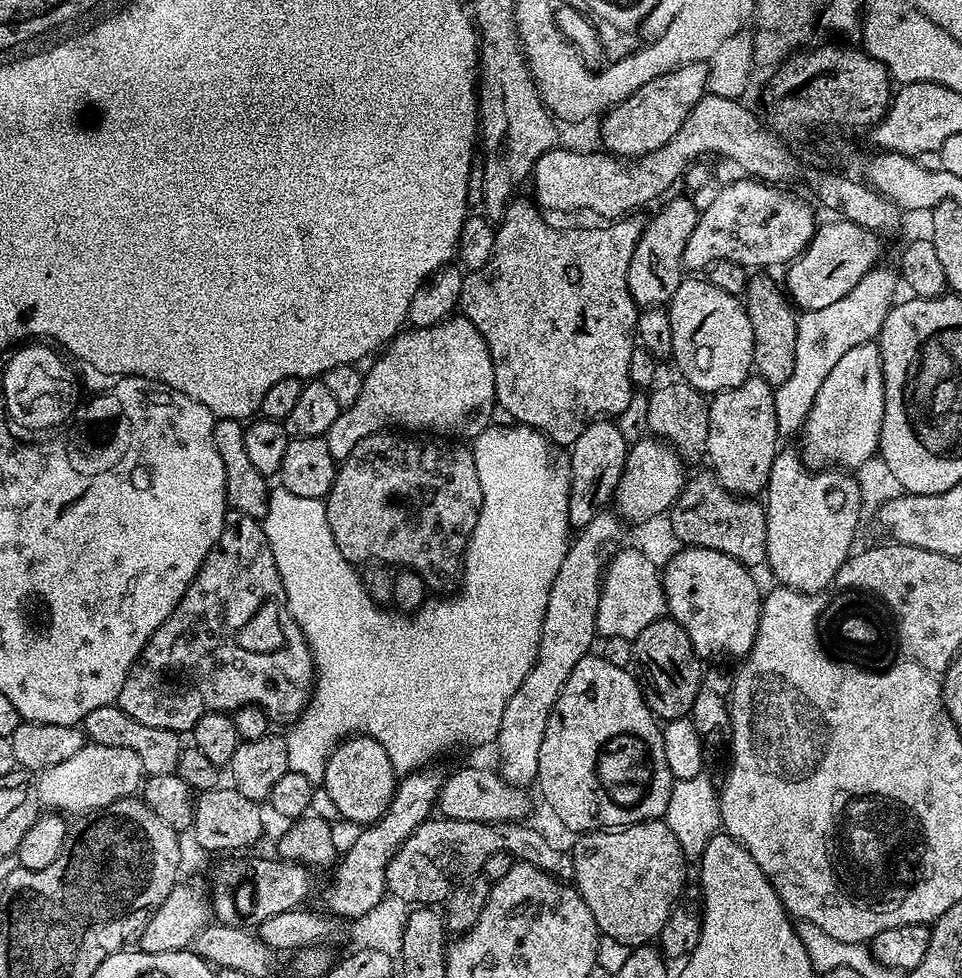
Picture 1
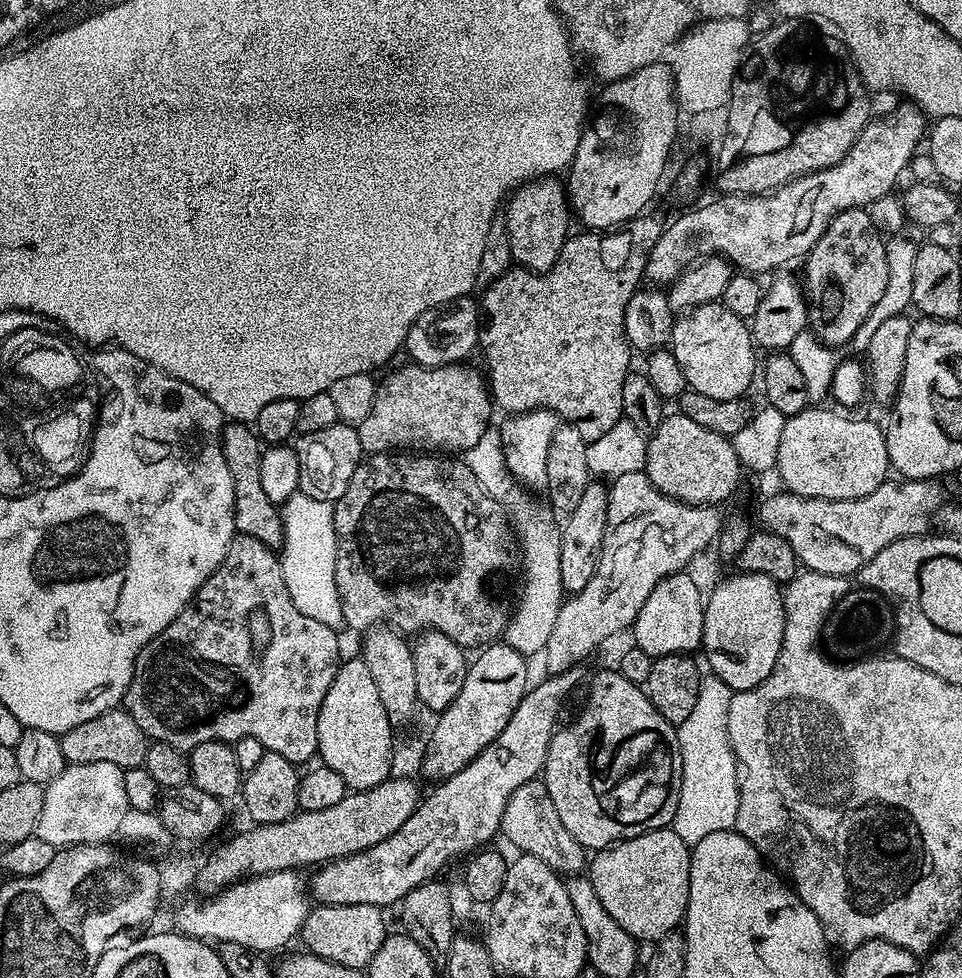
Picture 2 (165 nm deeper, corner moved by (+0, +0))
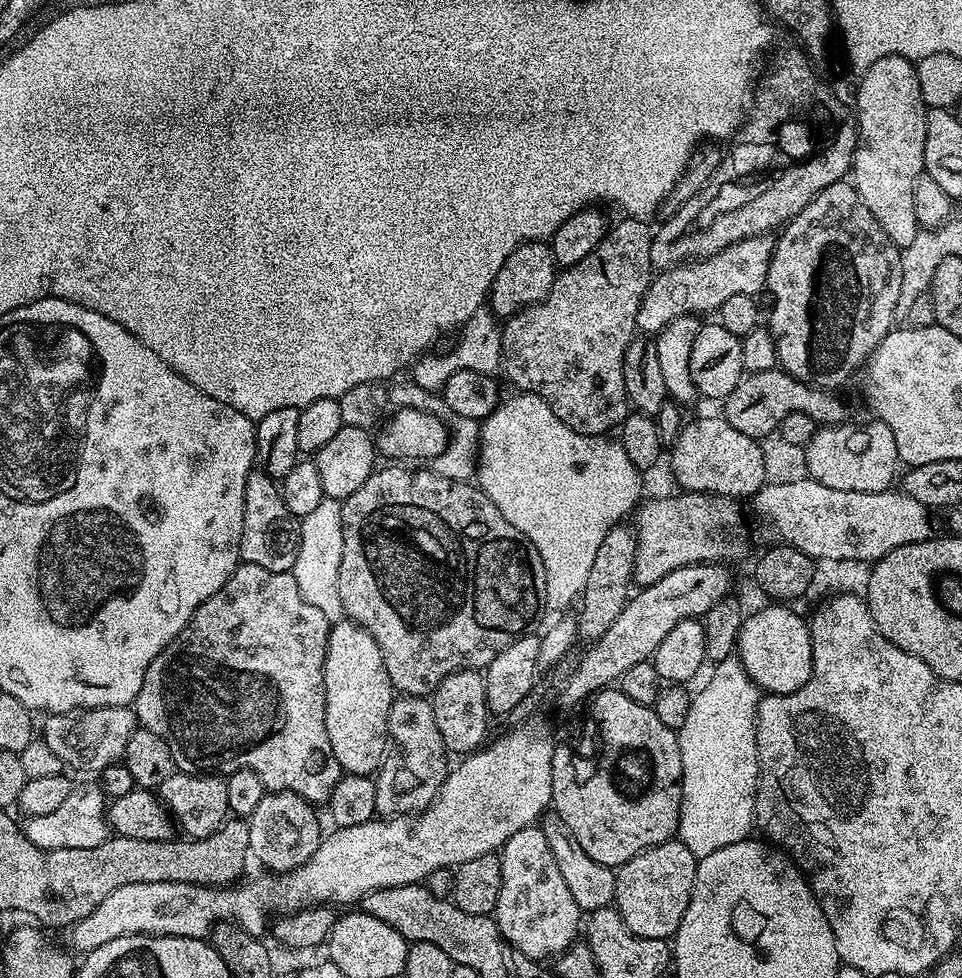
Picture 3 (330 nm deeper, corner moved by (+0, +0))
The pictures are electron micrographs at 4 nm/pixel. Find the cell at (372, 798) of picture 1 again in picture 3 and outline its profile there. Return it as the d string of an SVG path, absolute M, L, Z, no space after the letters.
M344 618L331 625L324 663L324 693L326 694L326 734L330 734L330 750L347 774L376 774L388 752L388 715L394 701L394 689L386 674L386 666L374 638L362 626Z

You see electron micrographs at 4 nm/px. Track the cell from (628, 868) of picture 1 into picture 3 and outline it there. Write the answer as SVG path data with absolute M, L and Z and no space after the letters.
M673 838L665 844L647 848L615 869L614 907L628 929L642 938L655 940L668 940L675 936L682 914L686 914L686 906L690 906L697 863L697 856L690 854L679 839Z

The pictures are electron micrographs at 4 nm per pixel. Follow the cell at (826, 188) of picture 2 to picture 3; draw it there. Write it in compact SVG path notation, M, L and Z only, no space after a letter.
M771 235L746 237L713 256L693 260L676 268L665 268L649 284L638 308L637 329L655 334L679 316L700 316L704 312L719 313L722 302L733 294L759 297L768 283L768 271L776 240Z

